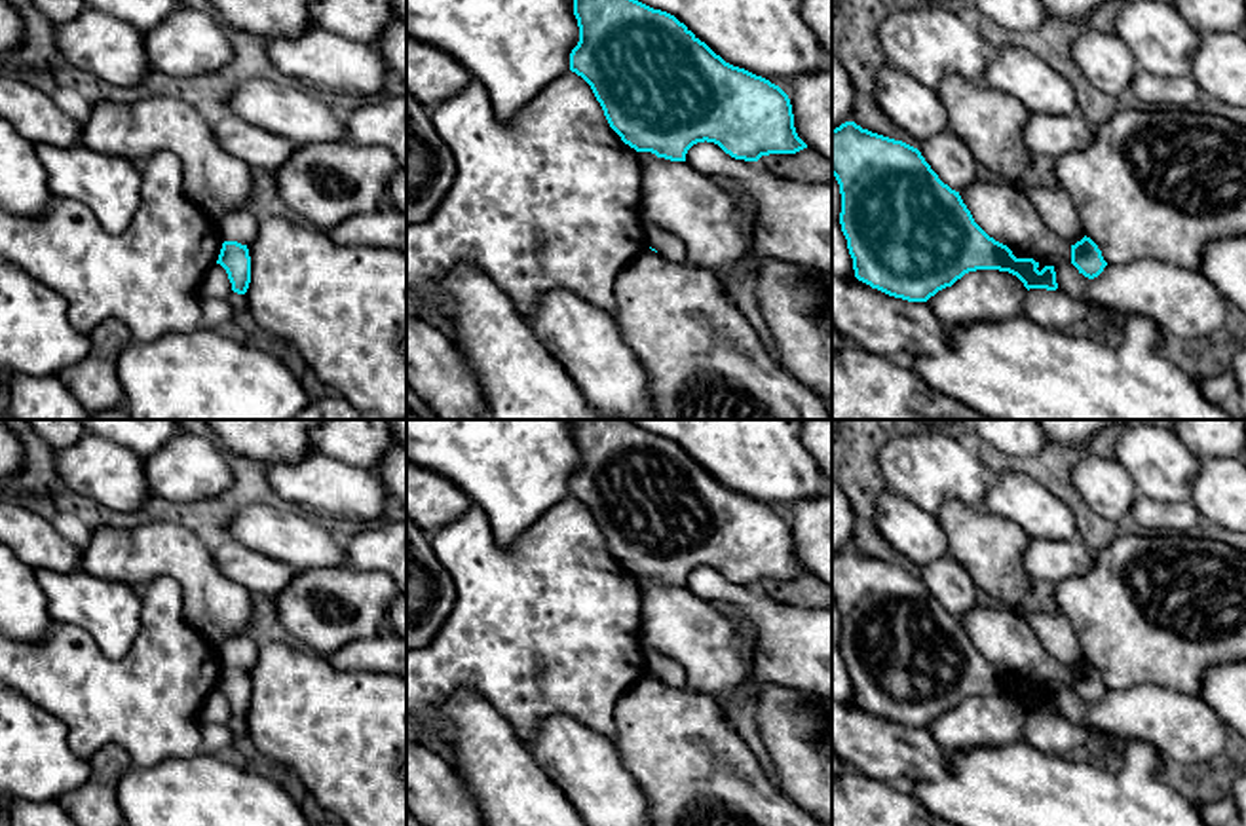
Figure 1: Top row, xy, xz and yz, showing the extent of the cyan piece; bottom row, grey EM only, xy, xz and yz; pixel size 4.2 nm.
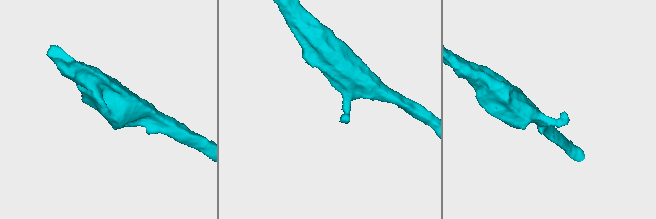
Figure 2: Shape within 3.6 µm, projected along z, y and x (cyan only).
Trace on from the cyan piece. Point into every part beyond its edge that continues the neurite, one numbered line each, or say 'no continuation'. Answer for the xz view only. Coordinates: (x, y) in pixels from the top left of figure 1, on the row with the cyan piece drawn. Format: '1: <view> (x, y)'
no continuation

